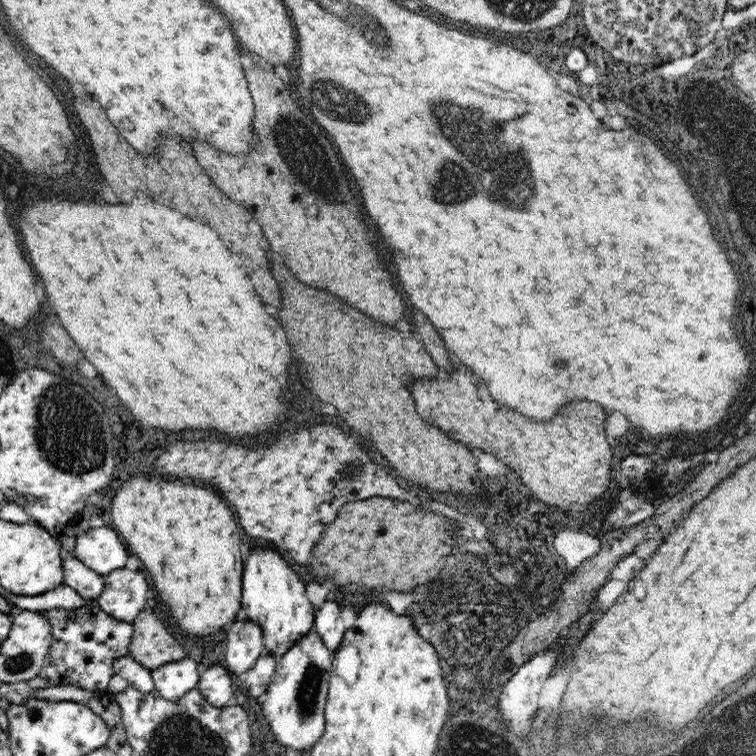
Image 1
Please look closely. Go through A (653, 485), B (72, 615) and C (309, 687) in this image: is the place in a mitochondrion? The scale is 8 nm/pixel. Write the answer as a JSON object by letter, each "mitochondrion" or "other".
{"A":"other","B":"other","C":"mitochondrion"}

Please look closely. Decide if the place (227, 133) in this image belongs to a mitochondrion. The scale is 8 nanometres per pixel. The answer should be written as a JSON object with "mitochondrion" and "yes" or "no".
{"mitochondrion":"no"}

